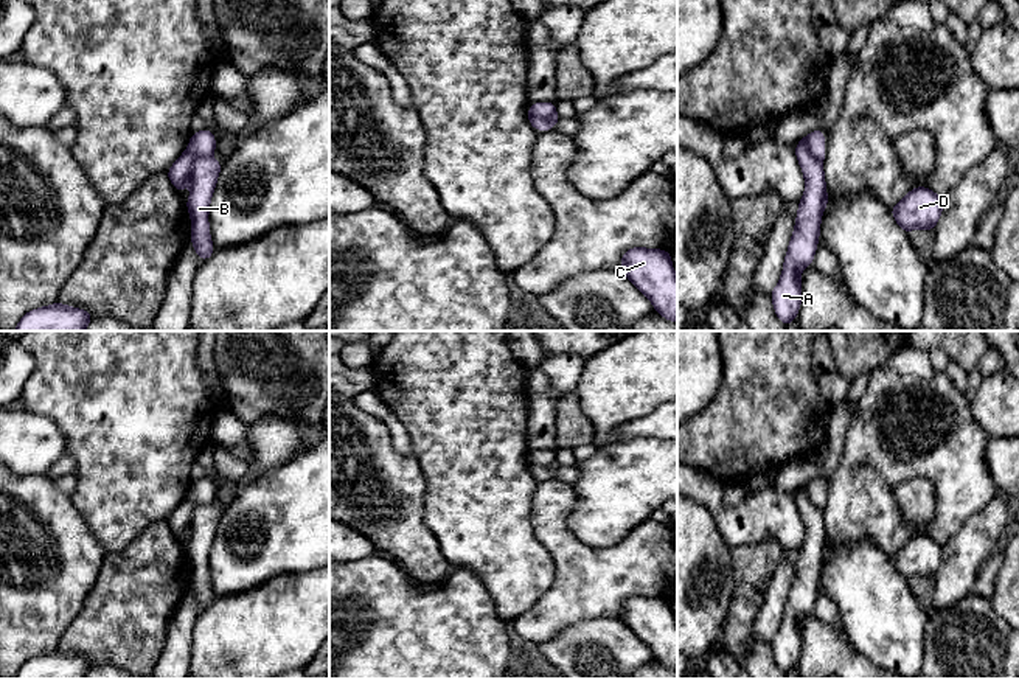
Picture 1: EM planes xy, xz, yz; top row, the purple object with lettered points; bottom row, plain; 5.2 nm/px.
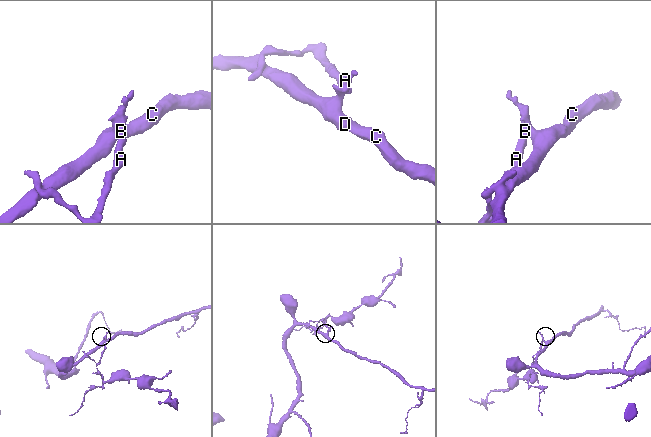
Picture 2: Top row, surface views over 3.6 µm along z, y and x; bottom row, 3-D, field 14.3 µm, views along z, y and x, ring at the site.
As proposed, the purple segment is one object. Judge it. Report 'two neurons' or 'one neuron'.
two neurons

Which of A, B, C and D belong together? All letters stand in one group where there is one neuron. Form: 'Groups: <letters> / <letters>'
Groups: A B / C D

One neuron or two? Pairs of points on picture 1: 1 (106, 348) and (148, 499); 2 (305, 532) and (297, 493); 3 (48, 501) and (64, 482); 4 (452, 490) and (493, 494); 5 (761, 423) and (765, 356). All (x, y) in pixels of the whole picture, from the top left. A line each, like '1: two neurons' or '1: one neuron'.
1: one neuron
2: one neuron
3: two neurons
4: one neuron
5: one neuron

